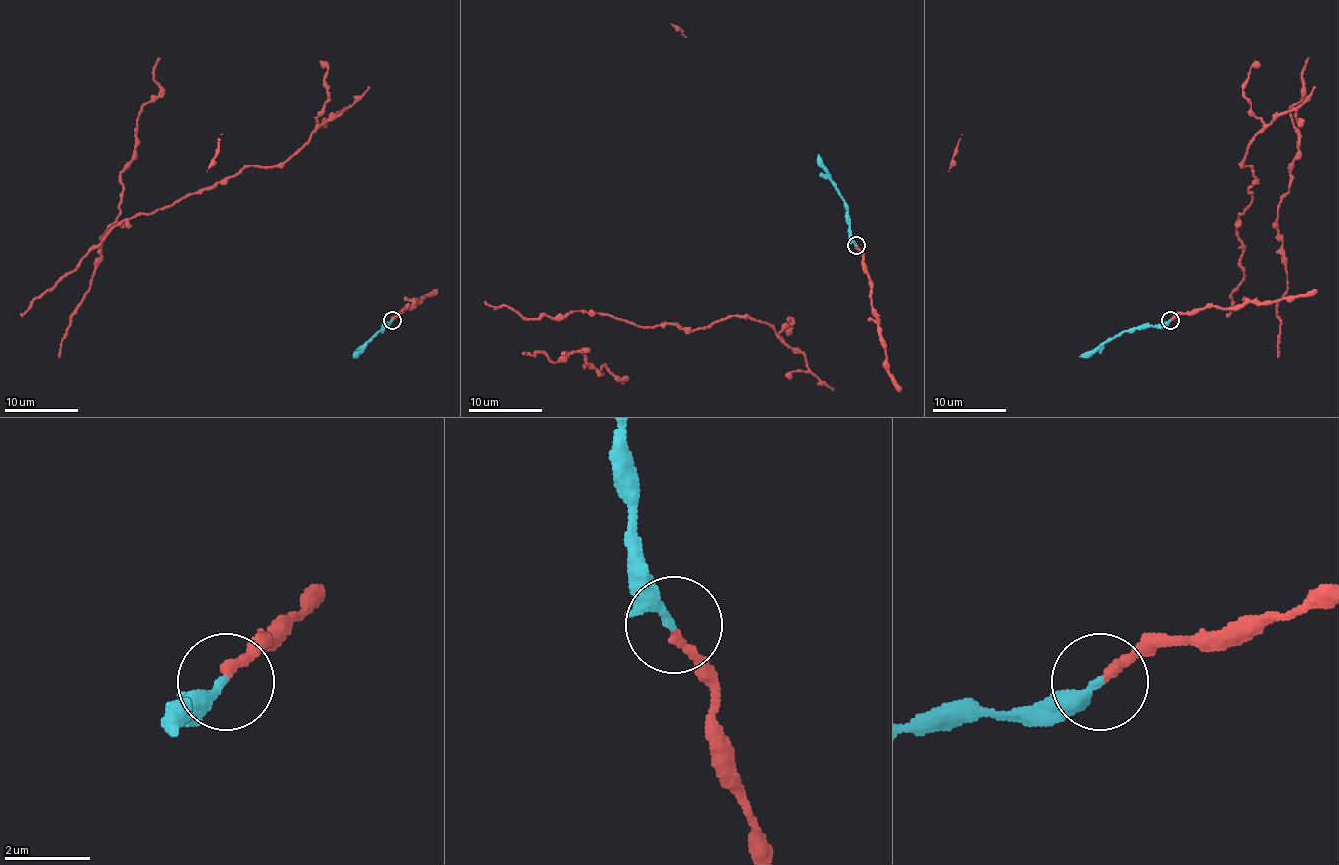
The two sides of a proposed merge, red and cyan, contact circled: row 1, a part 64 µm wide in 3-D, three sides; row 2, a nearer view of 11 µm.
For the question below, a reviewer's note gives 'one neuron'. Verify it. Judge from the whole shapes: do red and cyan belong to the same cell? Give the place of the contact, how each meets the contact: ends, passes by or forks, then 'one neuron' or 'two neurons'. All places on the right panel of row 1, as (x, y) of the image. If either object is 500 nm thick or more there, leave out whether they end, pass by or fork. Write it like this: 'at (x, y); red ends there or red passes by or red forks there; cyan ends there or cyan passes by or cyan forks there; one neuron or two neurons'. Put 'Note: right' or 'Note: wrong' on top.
Note: right
at (1170, 320); red ends there; cyan ends there; one neuron

